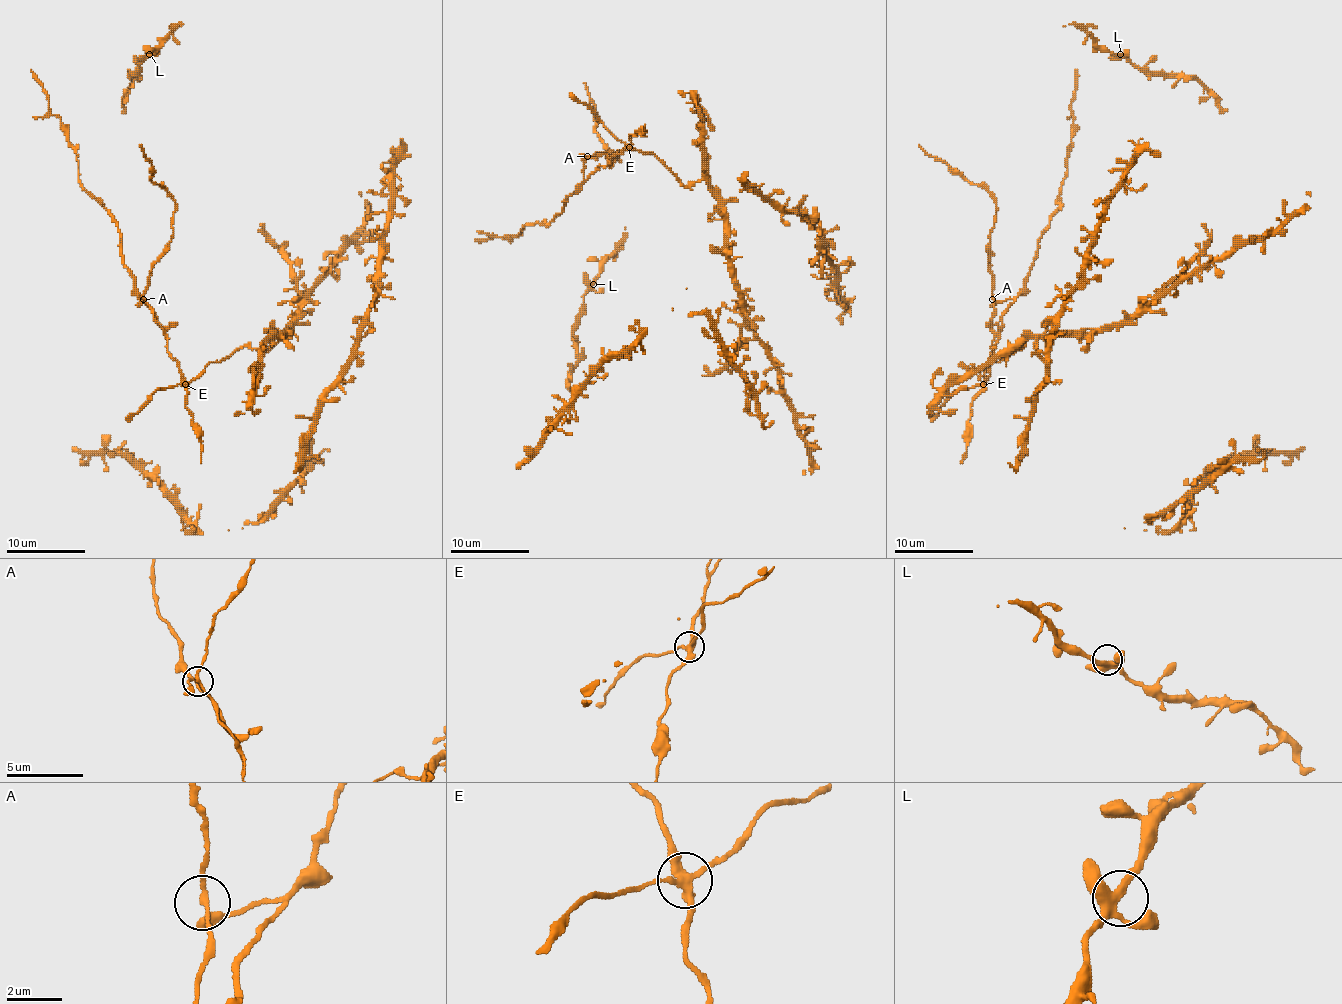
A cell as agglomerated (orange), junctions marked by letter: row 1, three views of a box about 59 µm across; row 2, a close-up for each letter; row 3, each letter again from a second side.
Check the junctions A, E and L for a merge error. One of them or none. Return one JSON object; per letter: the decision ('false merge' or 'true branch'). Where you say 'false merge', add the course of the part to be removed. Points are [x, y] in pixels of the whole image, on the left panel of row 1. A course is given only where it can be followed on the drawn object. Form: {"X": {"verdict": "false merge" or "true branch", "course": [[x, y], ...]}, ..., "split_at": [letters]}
{"A": {"verdict": "true branch"}, "E": {"verdict": "false merge", "course": [[185, 384], [209, 364], [224, 360], [248, 342]]}, "L": {"verdict": "true branch"}, "split_at": ["E"]}

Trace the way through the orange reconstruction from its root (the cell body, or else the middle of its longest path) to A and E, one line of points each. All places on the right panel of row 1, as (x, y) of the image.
A: (1010, 356), (990, 364), (990, 374), (984, 382), (994, 338), (994, 330), (990, 326), (994, 317), (992, 299)
E: (1010, 356), (990, 364), (990, 374), (982, 384)

